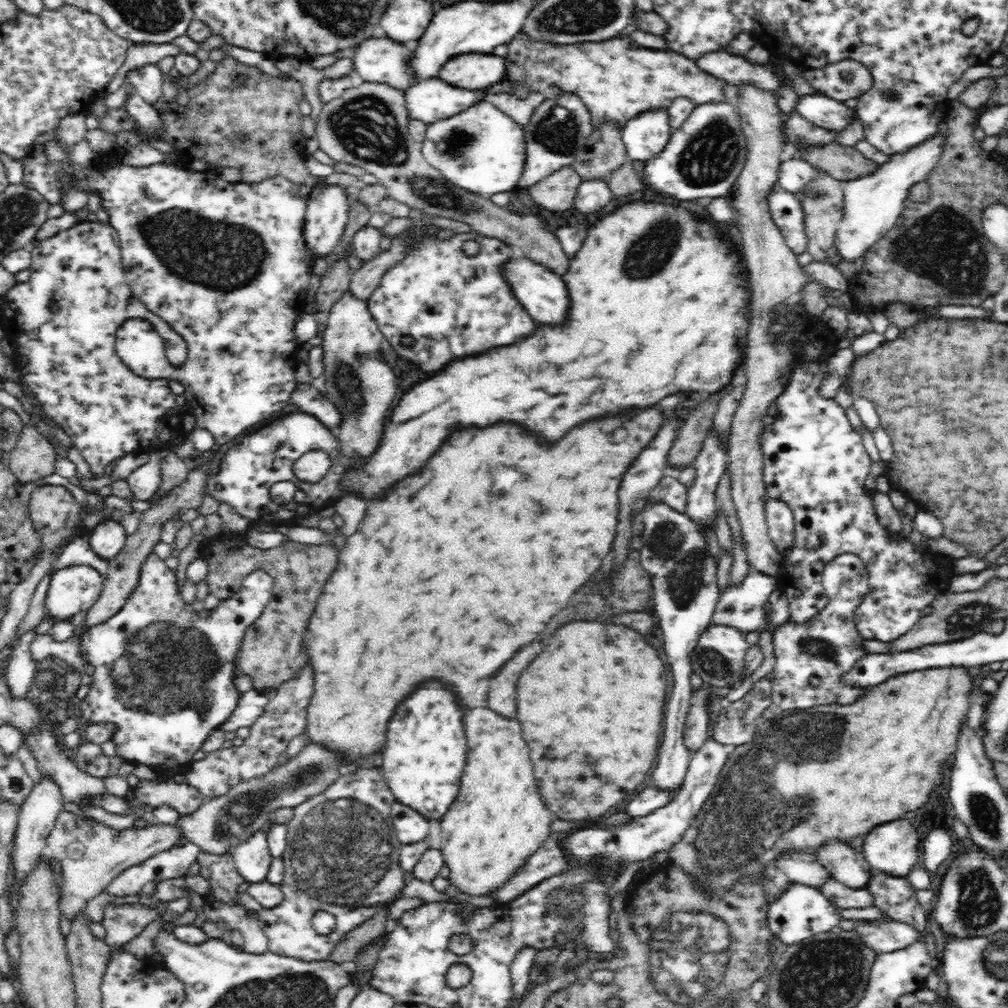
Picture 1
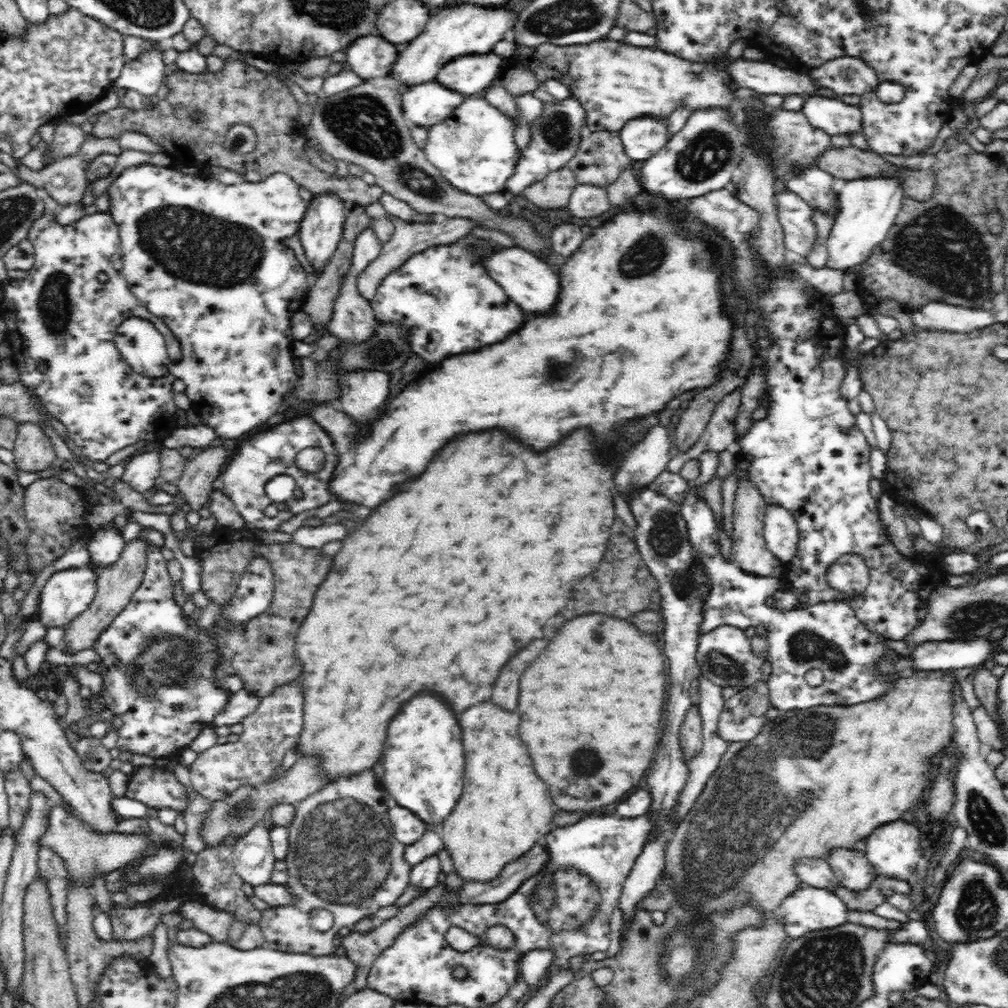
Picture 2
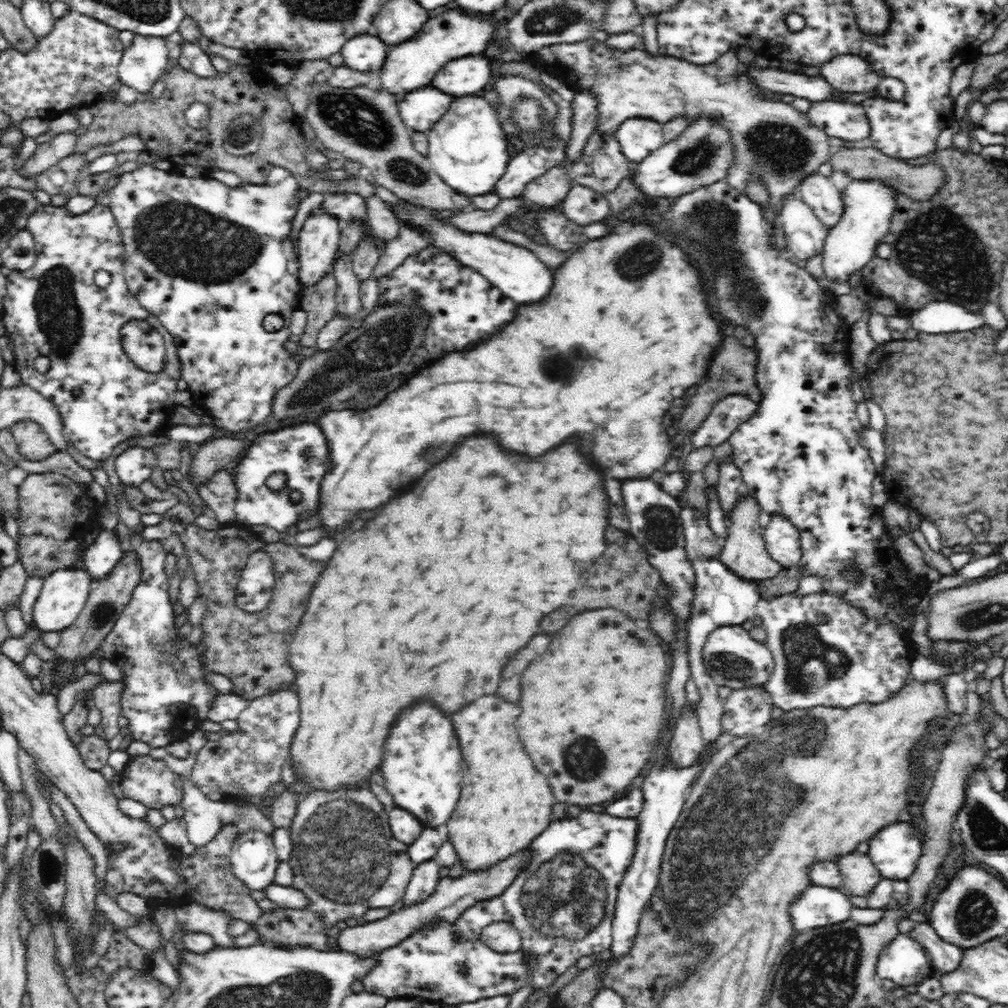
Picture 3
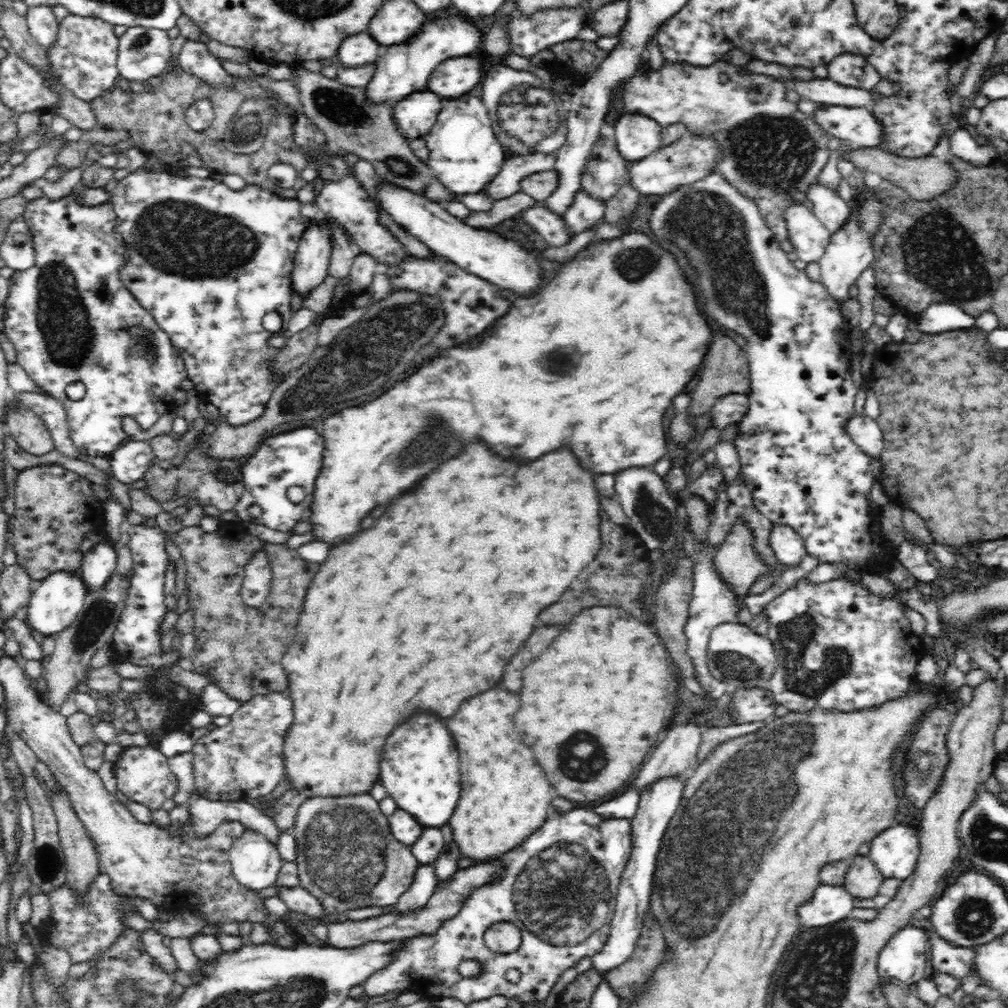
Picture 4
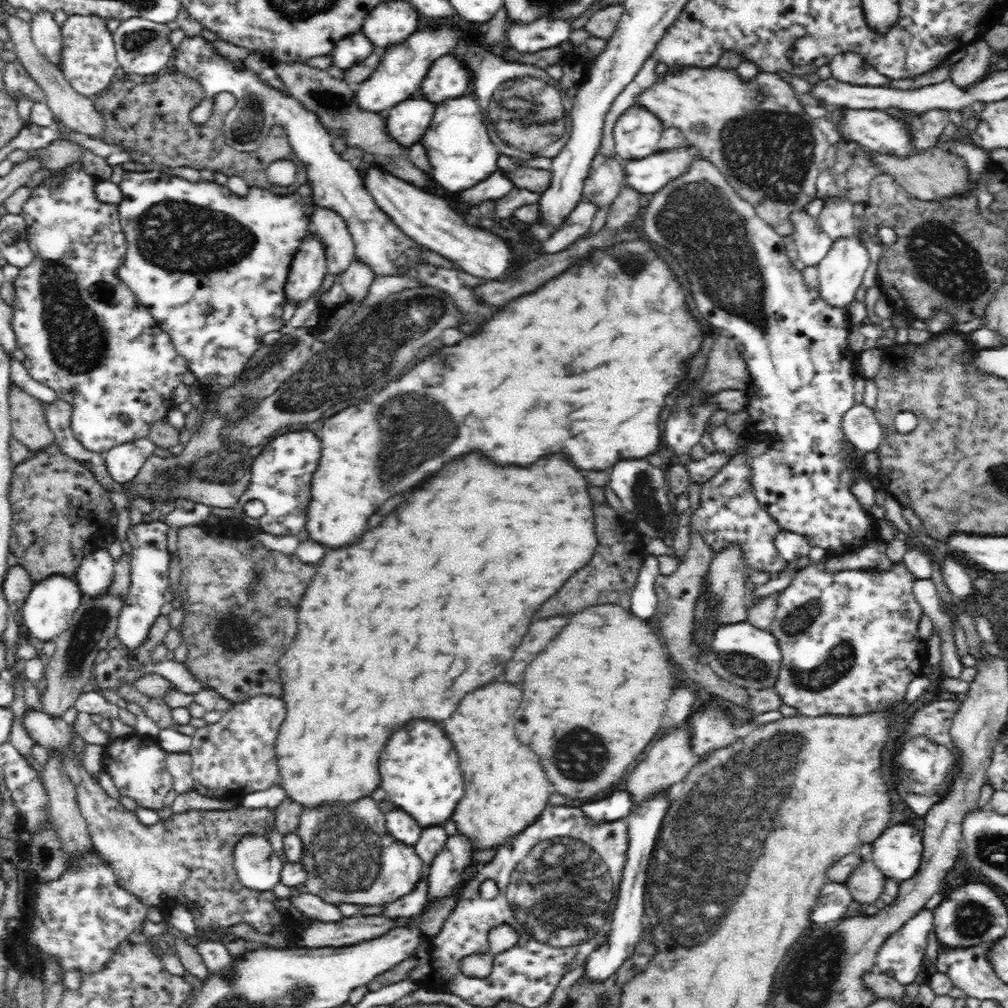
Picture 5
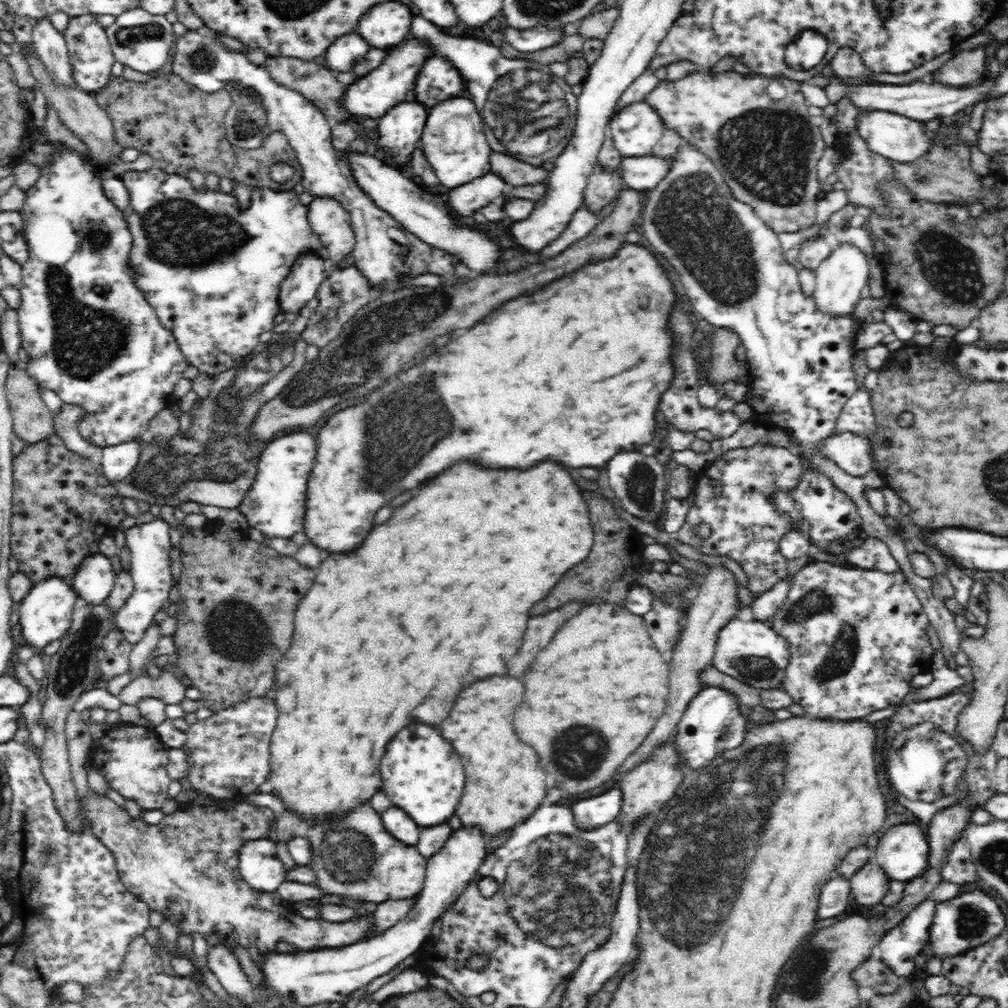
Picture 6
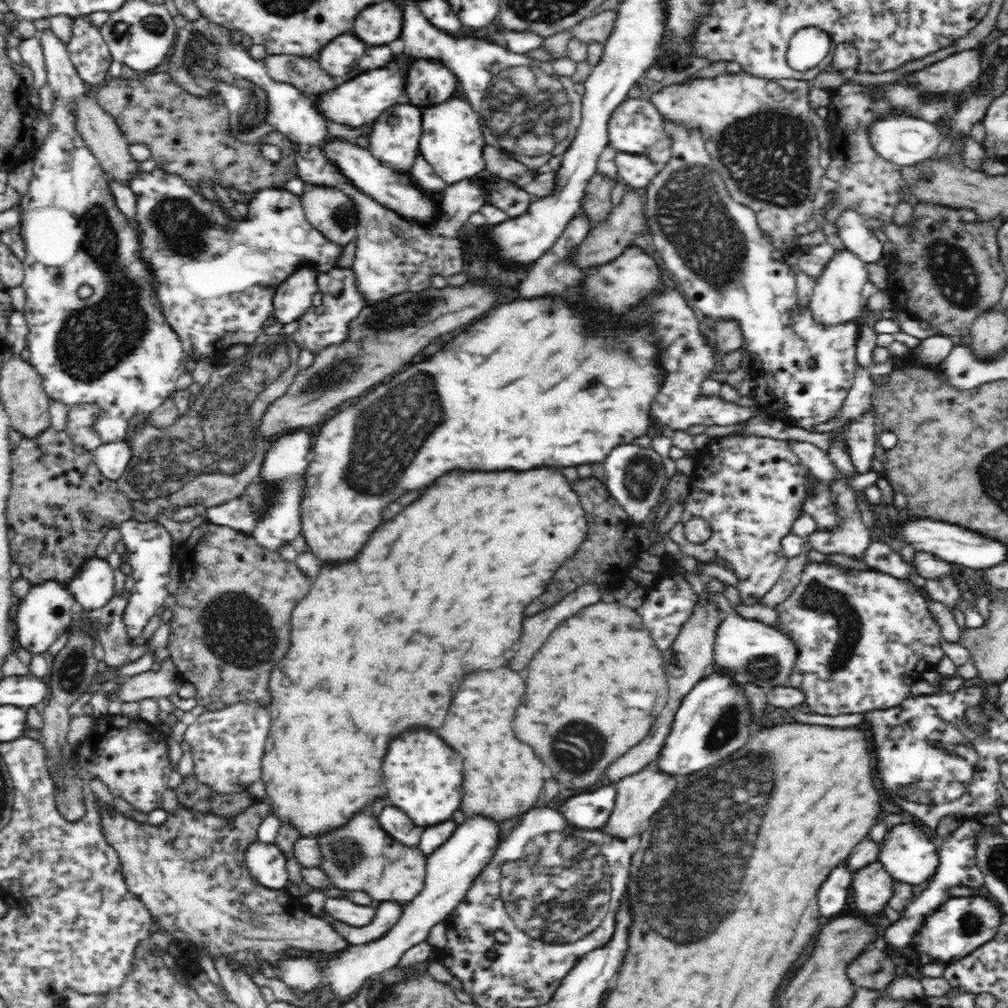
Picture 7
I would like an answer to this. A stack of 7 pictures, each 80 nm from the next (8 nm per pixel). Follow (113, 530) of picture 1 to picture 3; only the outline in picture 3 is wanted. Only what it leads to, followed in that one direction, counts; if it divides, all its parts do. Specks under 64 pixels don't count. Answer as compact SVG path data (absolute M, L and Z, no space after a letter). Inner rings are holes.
M103 529L84 550L84 570L93 581L102 581L122 558L122 548L116 533Z

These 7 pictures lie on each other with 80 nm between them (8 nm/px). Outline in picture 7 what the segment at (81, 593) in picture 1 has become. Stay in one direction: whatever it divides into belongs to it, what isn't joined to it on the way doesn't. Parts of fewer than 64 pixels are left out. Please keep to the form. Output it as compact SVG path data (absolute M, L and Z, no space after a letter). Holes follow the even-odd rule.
M46 581L34 585L28 595L20 600L18 612L13 612L18 632L18 642L28 653L42 654L60 638L72 624L72 614L78 607L78 602L69 594L65 586L56 581Z

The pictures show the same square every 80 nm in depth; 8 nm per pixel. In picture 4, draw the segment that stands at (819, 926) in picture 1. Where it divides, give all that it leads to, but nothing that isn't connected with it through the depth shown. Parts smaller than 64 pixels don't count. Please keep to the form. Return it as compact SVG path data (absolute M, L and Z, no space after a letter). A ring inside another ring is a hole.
M821 884L810 902L800 906L800 920L804 927L826 926L847 918L855 907L852 896L843 886Z

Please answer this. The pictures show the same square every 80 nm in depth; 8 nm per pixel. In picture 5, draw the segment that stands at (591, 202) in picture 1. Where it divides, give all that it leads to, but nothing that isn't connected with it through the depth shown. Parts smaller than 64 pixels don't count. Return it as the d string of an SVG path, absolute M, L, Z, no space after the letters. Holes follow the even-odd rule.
M581 200L576 208L564 219L560 228L556 230L547 242L544 242L545 253L560 253L570 245L579 241L581 236L586 236L590 231L590 225L599 208L590 201Z

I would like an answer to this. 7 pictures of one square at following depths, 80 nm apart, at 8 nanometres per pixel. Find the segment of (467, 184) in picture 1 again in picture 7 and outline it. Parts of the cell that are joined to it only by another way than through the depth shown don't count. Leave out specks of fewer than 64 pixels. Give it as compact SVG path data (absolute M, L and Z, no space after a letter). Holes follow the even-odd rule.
M454 98L426 108L422 116L422 135L418 152L447 185L472 179L486 170L482 150L486 144L480 130L479 114L470 103Z

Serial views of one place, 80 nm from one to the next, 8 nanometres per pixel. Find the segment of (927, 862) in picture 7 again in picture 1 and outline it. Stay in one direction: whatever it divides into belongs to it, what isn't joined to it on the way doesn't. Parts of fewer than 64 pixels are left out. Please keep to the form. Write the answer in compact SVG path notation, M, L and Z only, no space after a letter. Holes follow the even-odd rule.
M896 820L872 828L864 838L862 853L874 870L906 877L921 858L921 844L908 820Z

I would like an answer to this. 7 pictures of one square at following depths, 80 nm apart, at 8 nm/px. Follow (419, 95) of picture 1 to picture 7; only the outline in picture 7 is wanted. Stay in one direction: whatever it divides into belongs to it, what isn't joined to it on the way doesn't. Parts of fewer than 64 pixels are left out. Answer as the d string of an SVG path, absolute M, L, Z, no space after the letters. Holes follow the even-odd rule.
M409 102L396 104L388 108L373 126L370 134L370 152L384 162L389 168L394 168L403 174L409 175L414 162L416 162L416 152L419 150L419 141L421 140L422 129L422 112L416 106L410 106Z

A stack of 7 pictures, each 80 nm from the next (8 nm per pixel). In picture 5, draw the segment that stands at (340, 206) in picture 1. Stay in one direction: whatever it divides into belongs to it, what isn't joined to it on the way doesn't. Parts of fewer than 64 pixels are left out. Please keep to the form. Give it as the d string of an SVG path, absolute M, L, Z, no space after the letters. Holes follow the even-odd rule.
M315 236L304 238L300 250L291 262L284 284L285 302L298 302L316 296L327 273L325 248Z

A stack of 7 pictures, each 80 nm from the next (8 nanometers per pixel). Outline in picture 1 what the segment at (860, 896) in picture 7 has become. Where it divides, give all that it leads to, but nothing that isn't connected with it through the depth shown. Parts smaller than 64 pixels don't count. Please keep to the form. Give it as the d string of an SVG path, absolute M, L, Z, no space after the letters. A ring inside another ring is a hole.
M827 842L815 852L815 856L830 877L853 889L866 888L874 871L863 853L844 842Z

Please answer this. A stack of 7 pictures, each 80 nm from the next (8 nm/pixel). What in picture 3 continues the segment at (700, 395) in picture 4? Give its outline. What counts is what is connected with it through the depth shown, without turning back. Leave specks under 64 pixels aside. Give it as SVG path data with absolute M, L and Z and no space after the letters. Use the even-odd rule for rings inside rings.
M733 335L723 337L720 346L714 352L714 358L708 364L704 382L698 385L697 393L690 398L689 403L685 404L685 410L679 420L681 430L689 434L696 432L700 424L710 416L714 404L729 394L743 394L756 403L760 398L760 390L757 389L754 378L756 376L755 358L756 353L752 352L752 347L742 345Z

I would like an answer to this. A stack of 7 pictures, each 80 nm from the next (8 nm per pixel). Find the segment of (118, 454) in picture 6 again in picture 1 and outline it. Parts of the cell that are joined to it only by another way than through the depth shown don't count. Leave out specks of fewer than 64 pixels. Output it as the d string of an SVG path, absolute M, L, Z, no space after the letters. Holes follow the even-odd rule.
M163 451L149 453L149 460L146 464L135 469L128 477L127 483L137 500L151 500L152 496L160 491L161 468Z

